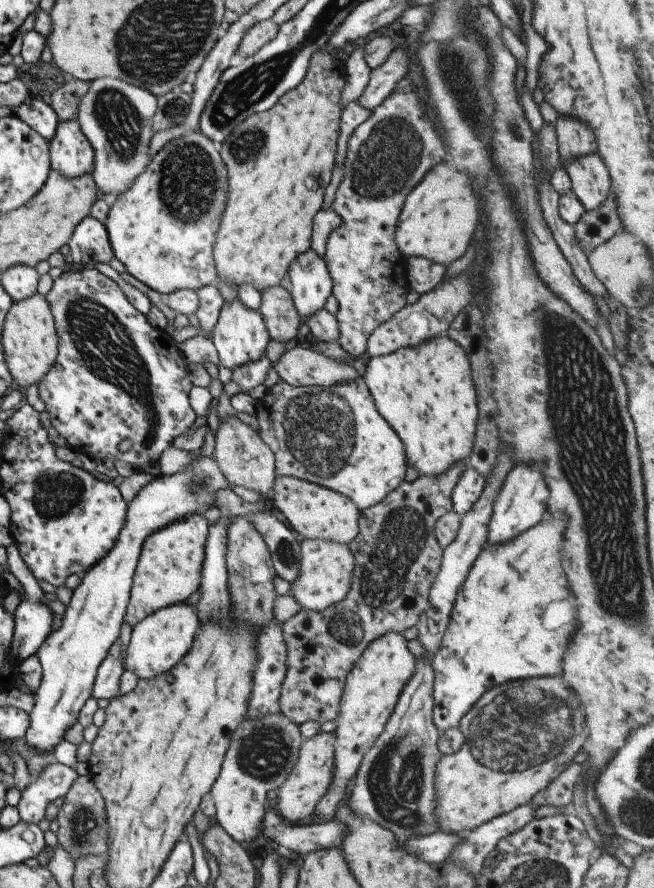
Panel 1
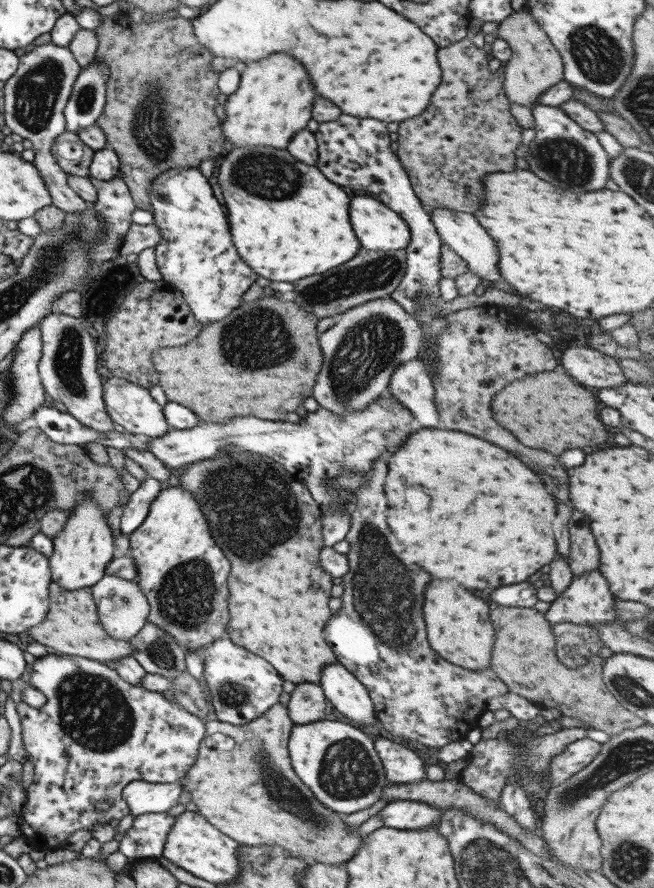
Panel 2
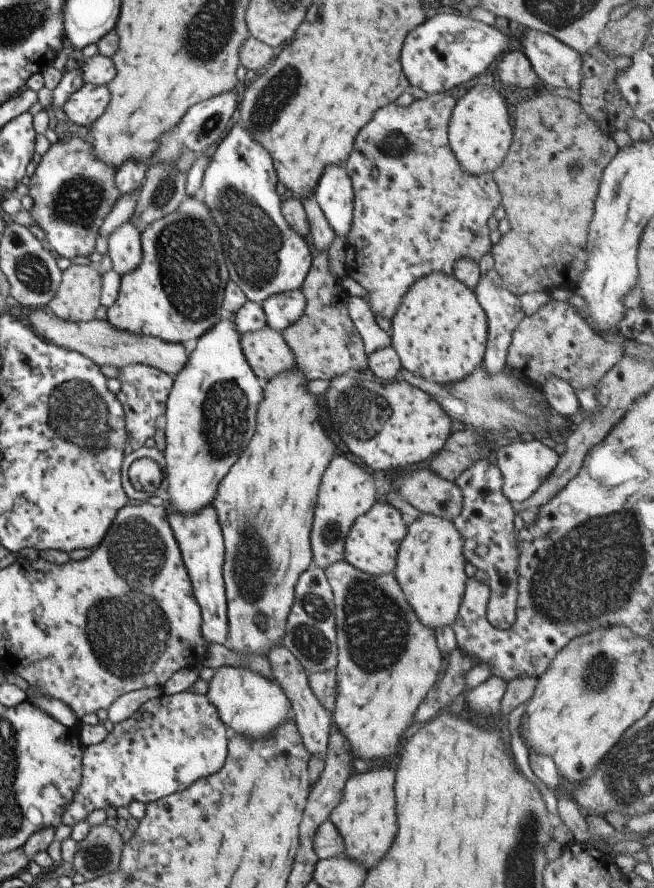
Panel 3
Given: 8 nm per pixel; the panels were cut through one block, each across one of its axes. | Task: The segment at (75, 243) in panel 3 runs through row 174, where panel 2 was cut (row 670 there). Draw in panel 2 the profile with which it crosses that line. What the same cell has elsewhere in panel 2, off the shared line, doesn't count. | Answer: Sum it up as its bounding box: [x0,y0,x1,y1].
[16,654,207,851]

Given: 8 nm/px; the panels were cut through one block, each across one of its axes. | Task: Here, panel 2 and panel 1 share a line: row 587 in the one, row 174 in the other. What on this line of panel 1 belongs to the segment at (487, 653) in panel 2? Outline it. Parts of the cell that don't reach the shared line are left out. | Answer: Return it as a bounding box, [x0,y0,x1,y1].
[394,164,478,268]

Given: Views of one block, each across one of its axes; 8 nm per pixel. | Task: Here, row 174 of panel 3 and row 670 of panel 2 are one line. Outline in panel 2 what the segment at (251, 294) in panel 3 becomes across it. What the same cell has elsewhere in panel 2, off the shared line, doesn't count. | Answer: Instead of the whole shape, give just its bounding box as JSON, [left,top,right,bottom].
[203,636,283,726]

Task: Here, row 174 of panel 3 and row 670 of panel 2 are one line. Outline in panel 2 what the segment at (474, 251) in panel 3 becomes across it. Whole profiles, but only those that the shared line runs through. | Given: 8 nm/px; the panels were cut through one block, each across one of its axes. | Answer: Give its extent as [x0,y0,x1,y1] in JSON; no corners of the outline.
[324,456,509,749]

